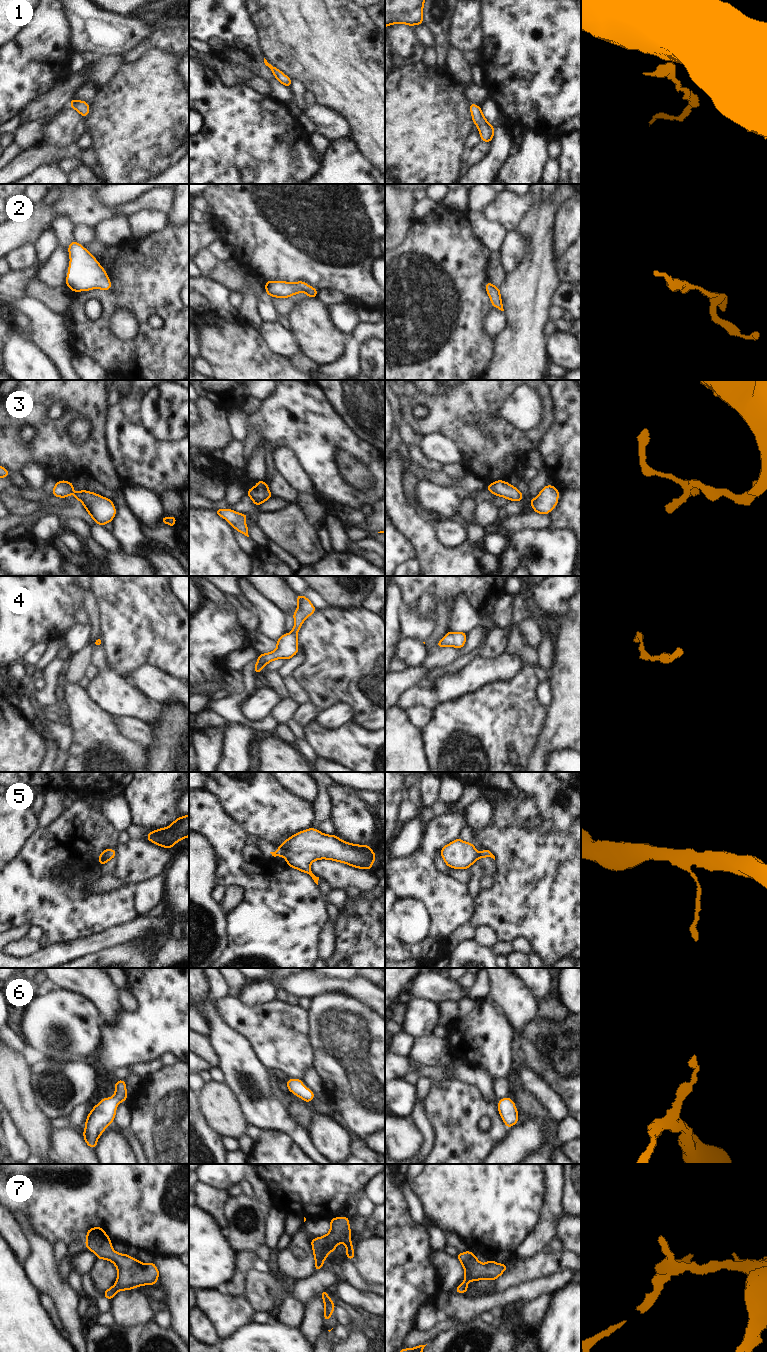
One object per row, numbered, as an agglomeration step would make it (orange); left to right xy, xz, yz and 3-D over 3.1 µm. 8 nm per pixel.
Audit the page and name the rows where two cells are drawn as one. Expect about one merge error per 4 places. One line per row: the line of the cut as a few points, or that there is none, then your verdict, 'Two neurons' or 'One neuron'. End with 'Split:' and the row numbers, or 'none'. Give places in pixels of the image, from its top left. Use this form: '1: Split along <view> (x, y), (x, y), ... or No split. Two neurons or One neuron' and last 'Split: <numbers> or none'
1: No split. One neuron
2: No split. One neuron
3: No split. One neuron
4: No split. One neuron
5: No split. One neuron
6: No split. One neuron
7: No split. One neuron
Split: none

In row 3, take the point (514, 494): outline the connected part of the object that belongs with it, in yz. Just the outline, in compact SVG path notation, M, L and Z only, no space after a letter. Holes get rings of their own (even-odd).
M502 480L494 481L492 484L487 485L486 488L496 496L507 498L508 501L520 502L523 499L522 493L516 487Z

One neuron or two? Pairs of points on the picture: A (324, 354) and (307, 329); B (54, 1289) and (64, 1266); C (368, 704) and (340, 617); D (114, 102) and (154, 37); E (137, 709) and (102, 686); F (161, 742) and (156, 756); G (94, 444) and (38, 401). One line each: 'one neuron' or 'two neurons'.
A: one neuron
B: two neurons
C: one neuron
D: two neurons
E: one neuron
F: one neuron
G: one neuron

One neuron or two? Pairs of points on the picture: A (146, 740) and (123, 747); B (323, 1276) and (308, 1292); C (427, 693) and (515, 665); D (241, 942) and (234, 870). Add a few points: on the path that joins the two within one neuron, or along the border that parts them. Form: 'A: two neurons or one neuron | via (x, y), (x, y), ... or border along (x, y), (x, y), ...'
A: two neurons | border along (117, 729), (143, 749)
B: one neuron | via (319, 1280), (311, 1288)
C: one neuron | via (449, 686), (466, 681), (480, 671), (493, 669)
D: one neuron | via (250, 924), (250, 888)

